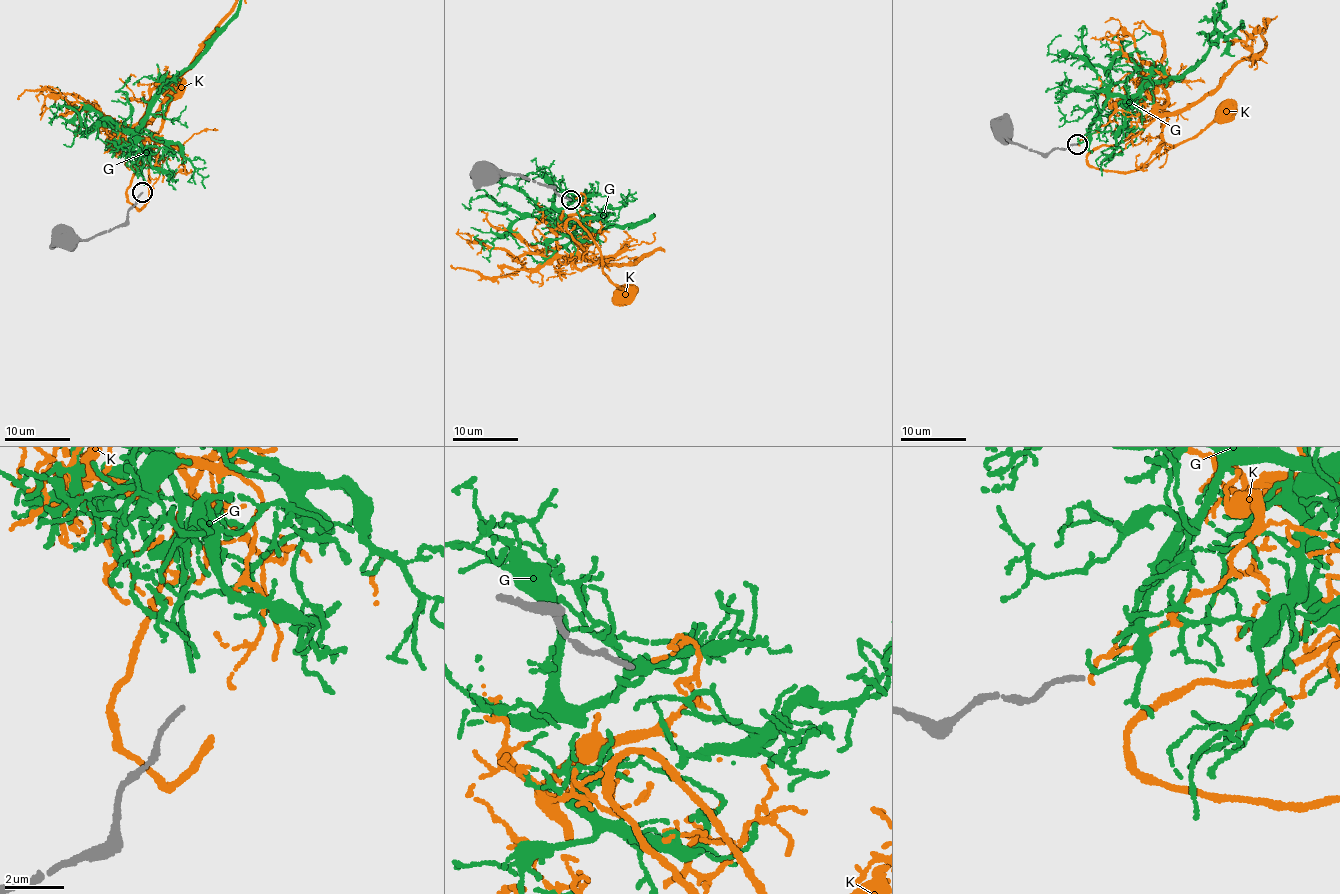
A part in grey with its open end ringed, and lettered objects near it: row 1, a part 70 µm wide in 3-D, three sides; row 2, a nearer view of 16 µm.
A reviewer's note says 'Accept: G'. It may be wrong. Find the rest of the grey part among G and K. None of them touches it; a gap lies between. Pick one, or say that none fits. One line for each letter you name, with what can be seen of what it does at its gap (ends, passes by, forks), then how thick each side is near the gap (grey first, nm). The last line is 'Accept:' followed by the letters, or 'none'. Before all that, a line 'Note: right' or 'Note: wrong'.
Note: right
G: It ends there. Thickness 140 nm (grey) against 140 nm
Accept: G

